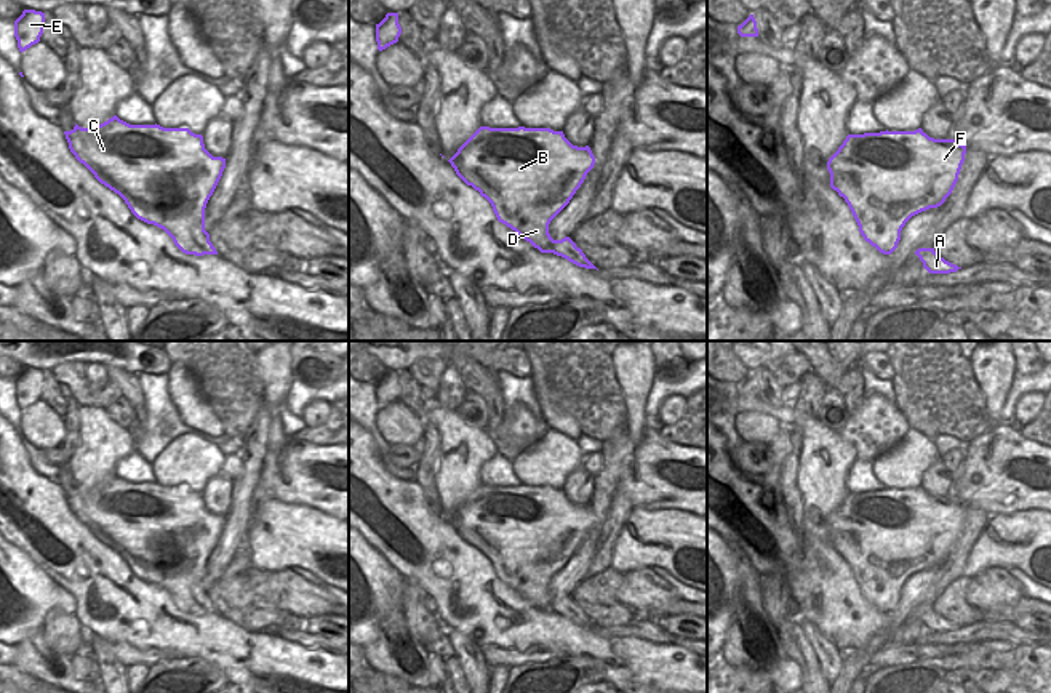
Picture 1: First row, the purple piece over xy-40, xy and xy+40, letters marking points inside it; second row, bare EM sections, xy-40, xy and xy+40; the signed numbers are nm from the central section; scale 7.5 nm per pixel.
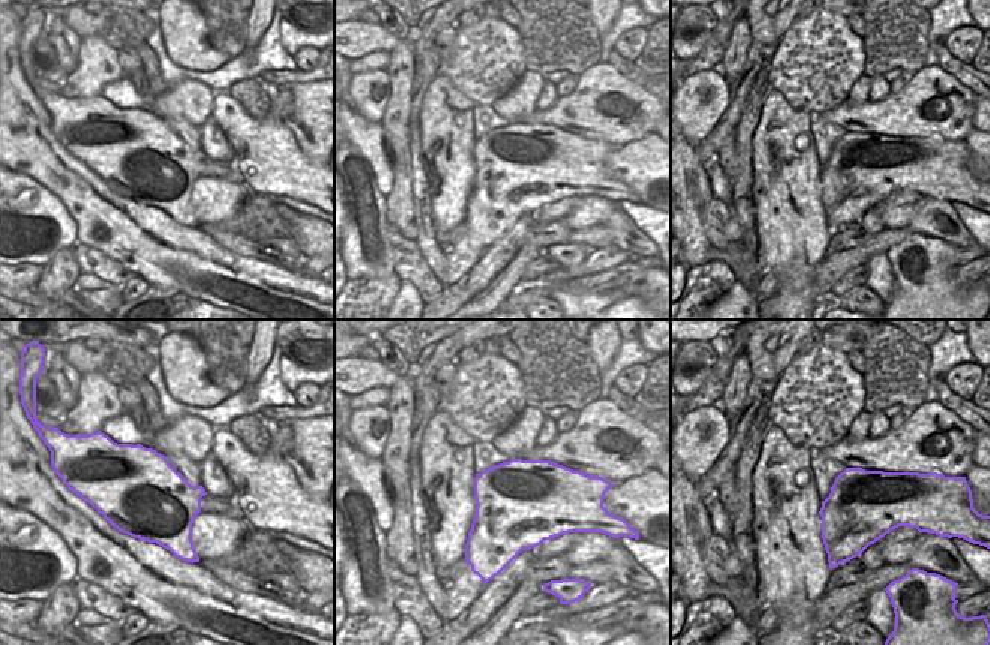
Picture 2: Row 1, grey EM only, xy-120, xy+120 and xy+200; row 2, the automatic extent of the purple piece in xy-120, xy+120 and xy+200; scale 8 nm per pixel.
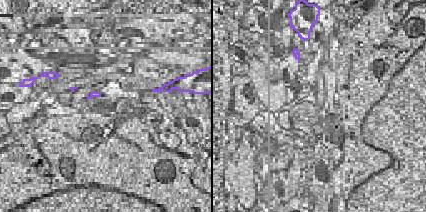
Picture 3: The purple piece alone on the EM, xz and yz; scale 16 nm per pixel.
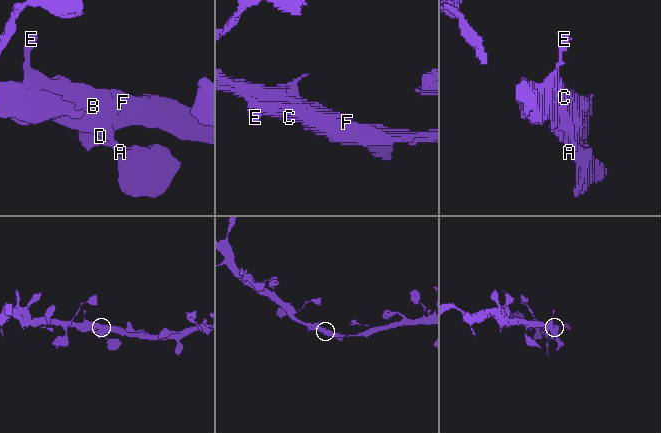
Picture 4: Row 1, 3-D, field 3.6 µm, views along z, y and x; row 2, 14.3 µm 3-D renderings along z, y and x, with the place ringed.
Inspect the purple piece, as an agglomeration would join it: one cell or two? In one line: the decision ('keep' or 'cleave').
keep

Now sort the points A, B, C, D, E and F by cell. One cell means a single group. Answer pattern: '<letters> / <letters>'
A B C D E F

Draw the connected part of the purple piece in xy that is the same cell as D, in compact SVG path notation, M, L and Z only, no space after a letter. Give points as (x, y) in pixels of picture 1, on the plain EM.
M480 485L448 520L491 562L499 581L541 611L597 627L569 595L553 599L549 592L550 579L595 523L589 504L573 504L550 487Z

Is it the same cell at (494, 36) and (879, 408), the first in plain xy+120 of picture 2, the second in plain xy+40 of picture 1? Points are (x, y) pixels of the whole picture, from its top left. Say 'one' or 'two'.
one

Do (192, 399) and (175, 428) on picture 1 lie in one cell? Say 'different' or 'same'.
different

